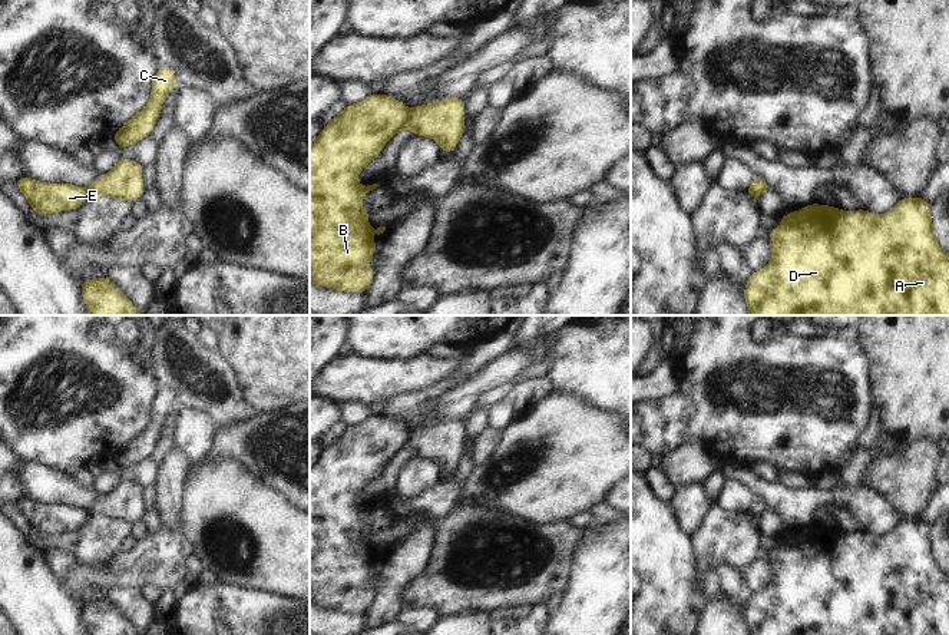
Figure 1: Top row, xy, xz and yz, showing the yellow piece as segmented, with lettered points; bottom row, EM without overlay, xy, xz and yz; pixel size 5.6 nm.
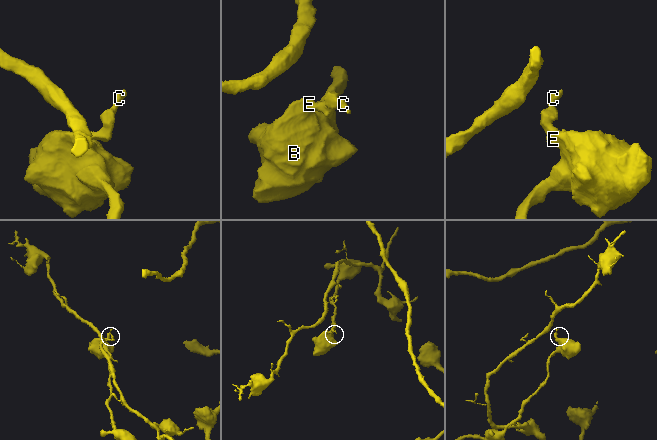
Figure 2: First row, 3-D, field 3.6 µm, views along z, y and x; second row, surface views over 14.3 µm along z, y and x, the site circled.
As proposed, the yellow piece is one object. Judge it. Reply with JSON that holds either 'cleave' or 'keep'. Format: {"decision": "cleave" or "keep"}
{"decision": "cleave"}

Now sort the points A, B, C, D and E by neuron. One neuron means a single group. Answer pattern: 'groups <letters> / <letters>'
groups A B D E / C

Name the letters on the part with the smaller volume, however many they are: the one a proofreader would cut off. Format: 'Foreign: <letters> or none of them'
Foreign: C

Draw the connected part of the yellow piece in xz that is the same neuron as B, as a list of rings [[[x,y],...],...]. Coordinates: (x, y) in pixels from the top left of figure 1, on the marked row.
[[[381,93],[370,95],[363,102],[347,105],[344,112],[330,125],[324,126],[315,143],[310,148],[310,281],[330,287],[338,291],[366,292],[373,282],[373,271],[367,261],[377,251],[377,241],[368,242],[373,234],[383,234],[386,226],[373,229],[367,225],[371,211],[363,209],[358,201],[377,183],[361,186],[356,182],[356,175],[383,151],[383,145],[388,142],[409,116],[400,102],[391,96]]]

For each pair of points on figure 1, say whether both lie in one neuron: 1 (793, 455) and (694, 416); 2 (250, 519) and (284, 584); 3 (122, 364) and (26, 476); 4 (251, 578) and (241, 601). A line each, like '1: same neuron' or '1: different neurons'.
1: same neuron
2: same neuron
3: different neurons
4: different neurons

